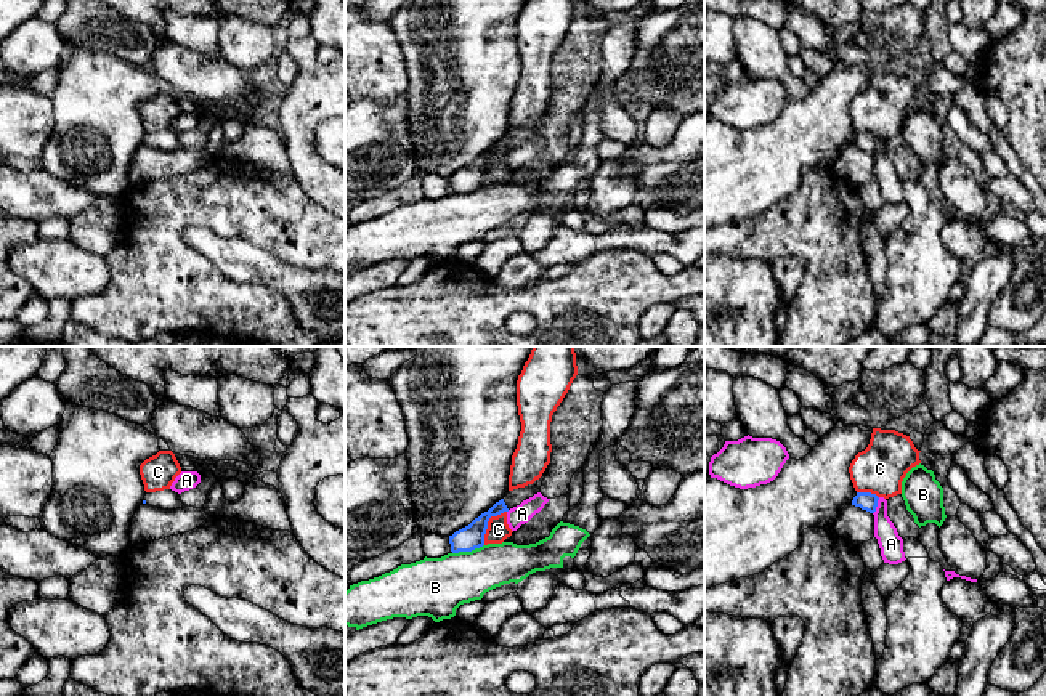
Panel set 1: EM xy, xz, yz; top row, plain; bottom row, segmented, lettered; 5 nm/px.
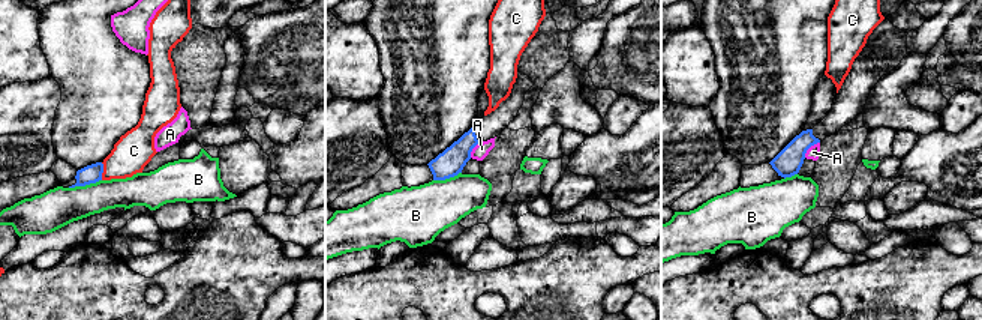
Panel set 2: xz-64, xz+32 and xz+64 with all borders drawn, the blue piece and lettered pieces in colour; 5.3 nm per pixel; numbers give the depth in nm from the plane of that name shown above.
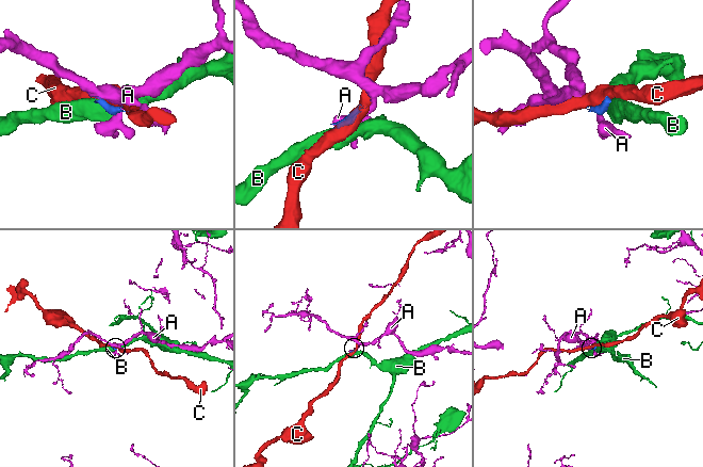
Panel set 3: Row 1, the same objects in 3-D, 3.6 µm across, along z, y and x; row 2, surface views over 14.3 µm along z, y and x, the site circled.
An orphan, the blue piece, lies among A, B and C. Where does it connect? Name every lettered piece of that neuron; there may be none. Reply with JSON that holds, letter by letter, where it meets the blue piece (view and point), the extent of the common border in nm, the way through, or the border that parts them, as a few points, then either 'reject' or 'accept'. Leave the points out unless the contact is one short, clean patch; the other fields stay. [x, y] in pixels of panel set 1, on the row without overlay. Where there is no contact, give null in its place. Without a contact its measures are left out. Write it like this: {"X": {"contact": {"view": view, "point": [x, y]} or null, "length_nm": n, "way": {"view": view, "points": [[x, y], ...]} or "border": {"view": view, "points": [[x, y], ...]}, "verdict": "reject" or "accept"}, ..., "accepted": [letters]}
{"A": {"contact": {"view": "yz", "point": [876, 146]}, "length_nm": 90, "border": {"view": "yz", "points": [[879, 138], [873, 154]]}, "verdict": "reject"}, "B": {"contact": {"view": "xz", "point": [467, 191]}, "length_nm": 170, "border": {"view": "xz", "points": [[483, 185], [453, 194]]}, "verdict": "reject"}, "C": {"contact": {"view": "xz", "point": [486, 164]}, "length_nm": 200, "verdict": "reject"}, "accepted": []}

